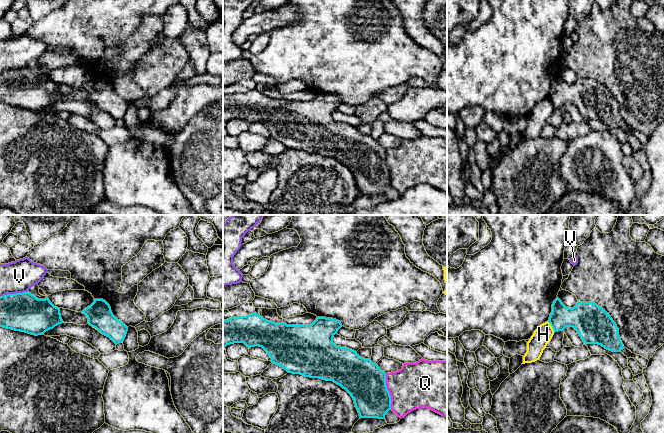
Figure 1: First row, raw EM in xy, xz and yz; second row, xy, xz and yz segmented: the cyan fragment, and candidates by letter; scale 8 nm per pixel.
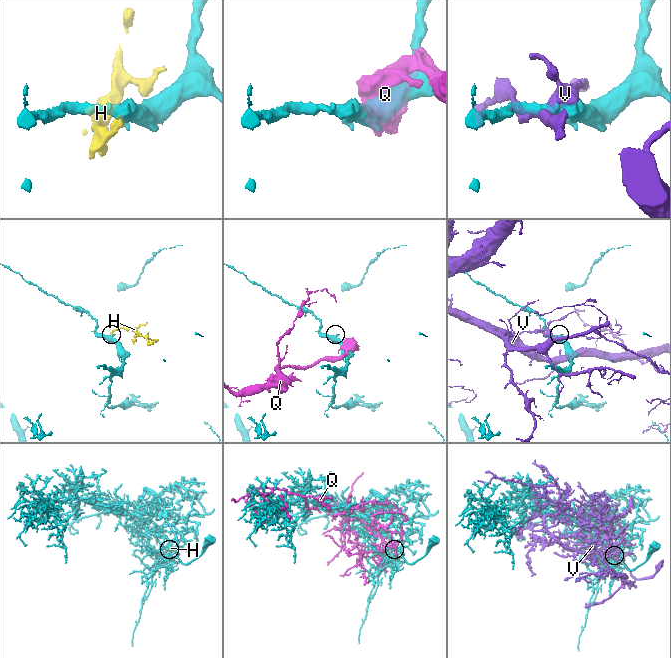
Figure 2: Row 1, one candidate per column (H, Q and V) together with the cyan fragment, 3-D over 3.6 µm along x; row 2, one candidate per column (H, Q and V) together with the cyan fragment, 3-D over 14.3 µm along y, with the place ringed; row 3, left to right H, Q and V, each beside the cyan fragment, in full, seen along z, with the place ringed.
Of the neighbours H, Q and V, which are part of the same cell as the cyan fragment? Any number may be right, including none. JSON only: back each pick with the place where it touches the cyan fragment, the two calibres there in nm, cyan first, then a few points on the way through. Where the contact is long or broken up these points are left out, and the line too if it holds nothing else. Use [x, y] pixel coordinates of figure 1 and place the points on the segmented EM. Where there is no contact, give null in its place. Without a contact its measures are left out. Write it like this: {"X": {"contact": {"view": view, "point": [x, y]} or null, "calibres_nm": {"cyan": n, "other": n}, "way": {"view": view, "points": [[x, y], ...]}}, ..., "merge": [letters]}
{"merge": []}

